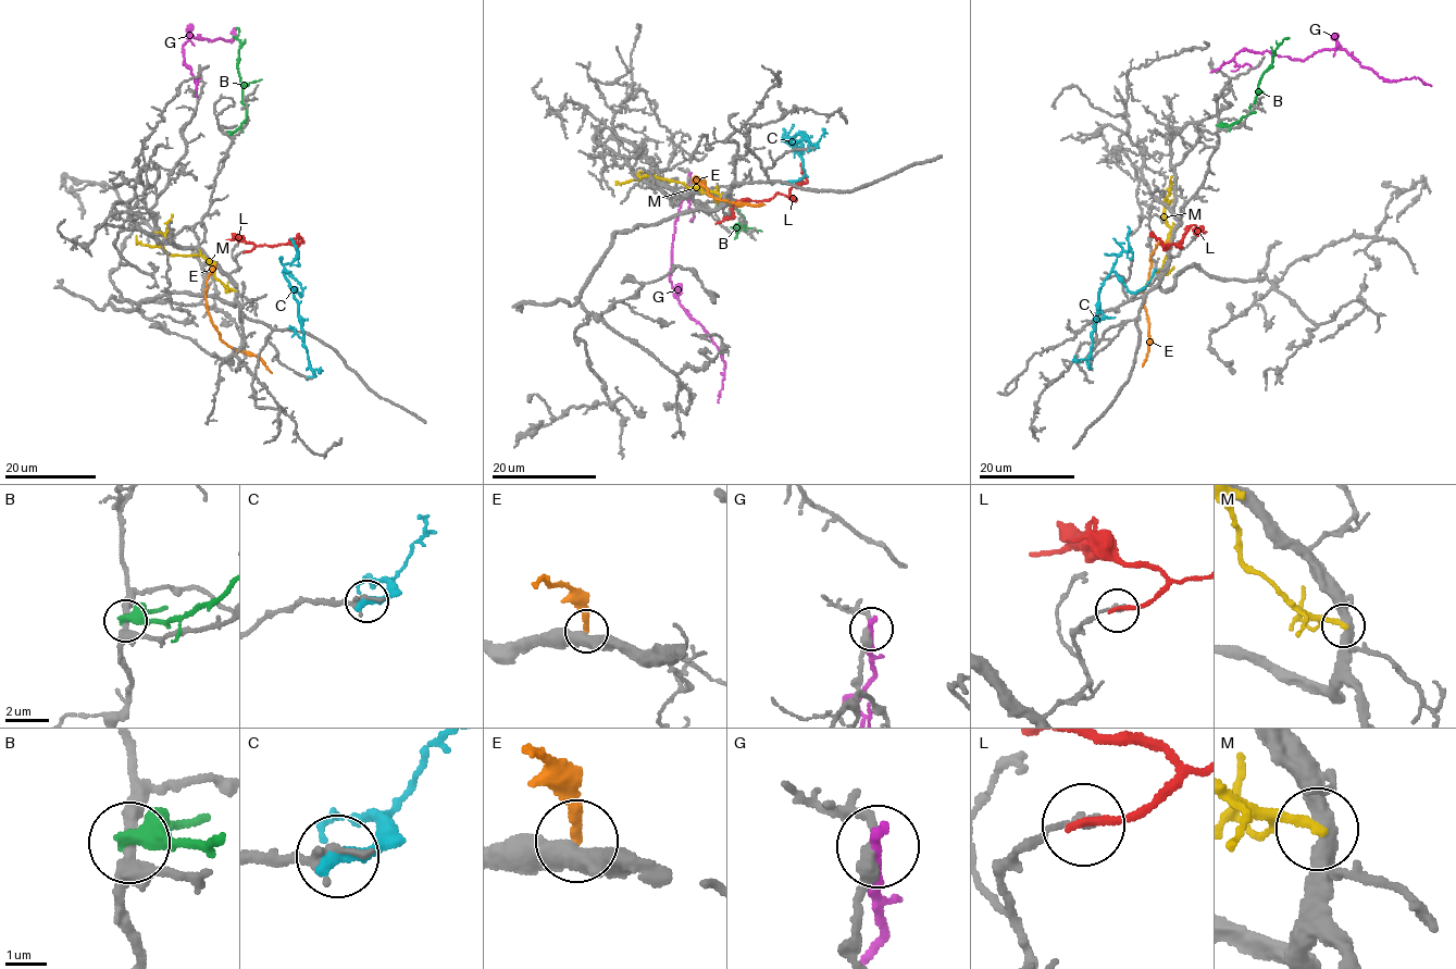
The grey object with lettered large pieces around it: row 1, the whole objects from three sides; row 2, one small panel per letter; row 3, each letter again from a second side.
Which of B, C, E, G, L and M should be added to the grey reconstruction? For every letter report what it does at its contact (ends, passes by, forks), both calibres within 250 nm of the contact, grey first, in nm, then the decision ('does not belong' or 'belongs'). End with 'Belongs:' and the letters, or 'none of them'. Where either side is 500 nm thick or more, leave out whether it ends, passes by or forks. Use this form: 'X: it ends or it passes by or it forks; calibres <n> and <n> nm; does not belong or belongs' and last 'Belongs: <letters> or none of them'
B: it passes by; calibres 320 and 360 nm; does not belong
C: it ends; calibres 170 and 360 nm; does not belong
E: it ends; calibres 480 and 200 nm; does not belong
G: it ends; calibres 280 and 260 nm; does not belong
L: it ends; calibres 190 and 200 nm; does not belong
M: it ends; calibres 480 and 240 nm; does not belong
Belongs: none of them

